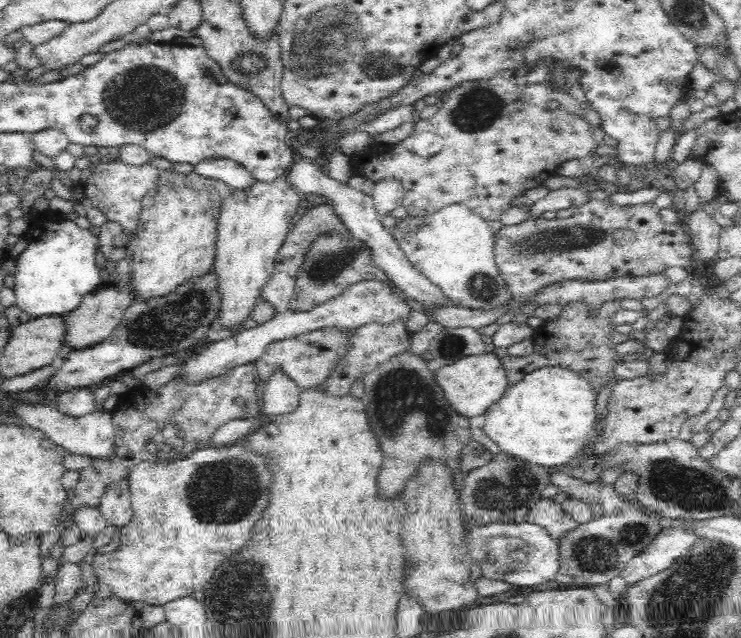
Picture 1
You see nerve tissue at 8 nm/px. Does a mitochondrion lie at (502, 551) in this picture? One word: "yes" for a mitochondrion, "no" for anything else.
yes

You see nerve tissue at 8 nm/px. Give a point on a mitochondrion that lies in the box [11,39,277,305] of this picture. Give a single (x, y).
(148, 98)

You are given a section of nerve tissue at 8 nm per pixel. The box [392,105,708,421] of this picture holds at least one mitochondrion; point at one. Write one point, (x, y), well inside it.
(553, 239)

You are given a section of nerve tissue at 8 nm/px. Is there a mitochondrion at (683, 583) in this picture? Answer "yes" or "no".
yes

